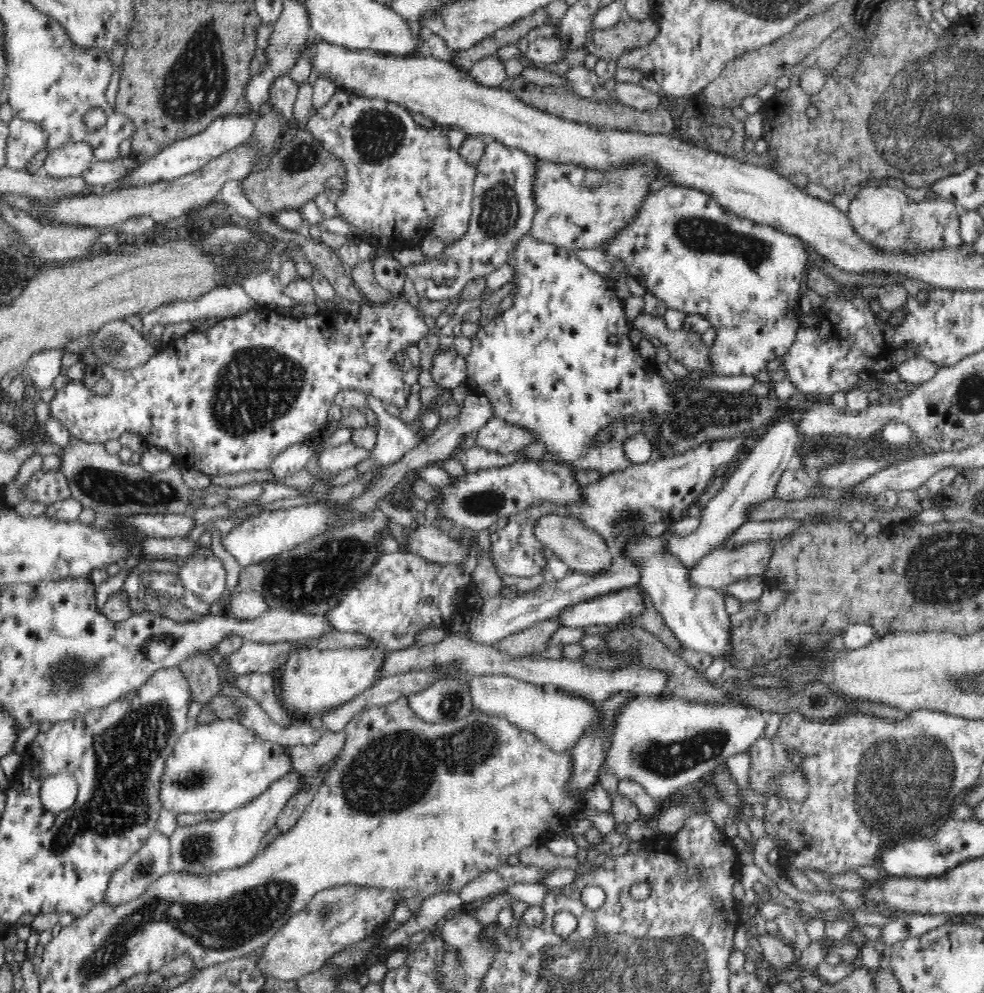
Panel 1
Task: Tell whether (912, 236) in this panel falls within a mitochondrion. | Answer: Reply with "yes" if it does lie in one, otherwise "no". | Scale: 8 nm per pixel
yes

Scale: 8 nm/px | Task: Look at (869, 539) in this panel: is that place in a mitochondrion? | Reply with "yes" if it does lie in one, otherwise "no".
no

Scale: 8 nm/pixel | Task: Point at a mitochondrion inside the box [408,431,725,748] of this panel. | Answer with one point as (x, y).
(485, 502)

